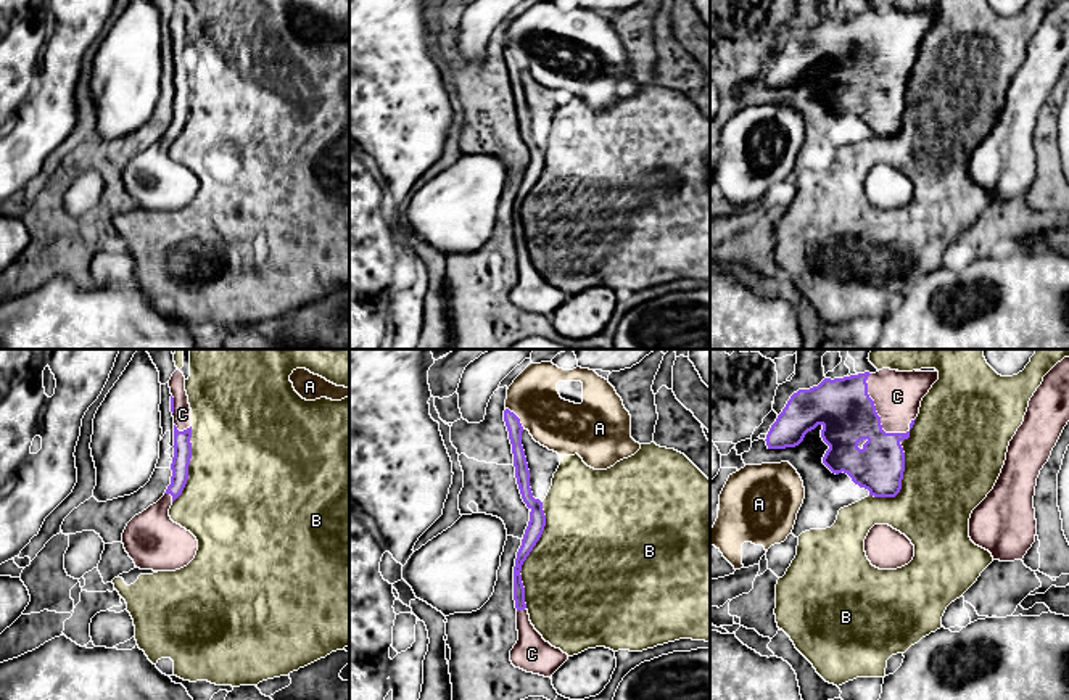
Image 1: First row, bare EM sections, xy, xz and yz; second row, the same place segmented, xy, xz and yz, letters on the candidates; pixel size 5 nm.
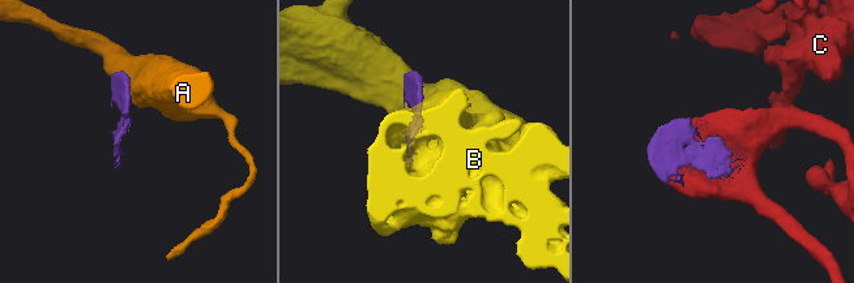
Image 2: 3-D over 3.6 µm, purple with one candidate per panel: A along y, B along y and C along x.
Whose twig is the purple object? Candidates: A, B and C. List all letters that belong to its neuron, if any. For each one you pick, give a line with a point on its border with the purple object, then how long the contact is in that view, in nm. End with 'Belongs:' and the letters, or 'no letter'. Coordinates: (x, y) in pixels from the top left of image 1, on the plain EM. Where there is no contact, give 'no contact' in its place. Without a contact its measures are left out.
C: meets purple in yz at (876, 53); contact 360 nm long
Belongs: C

